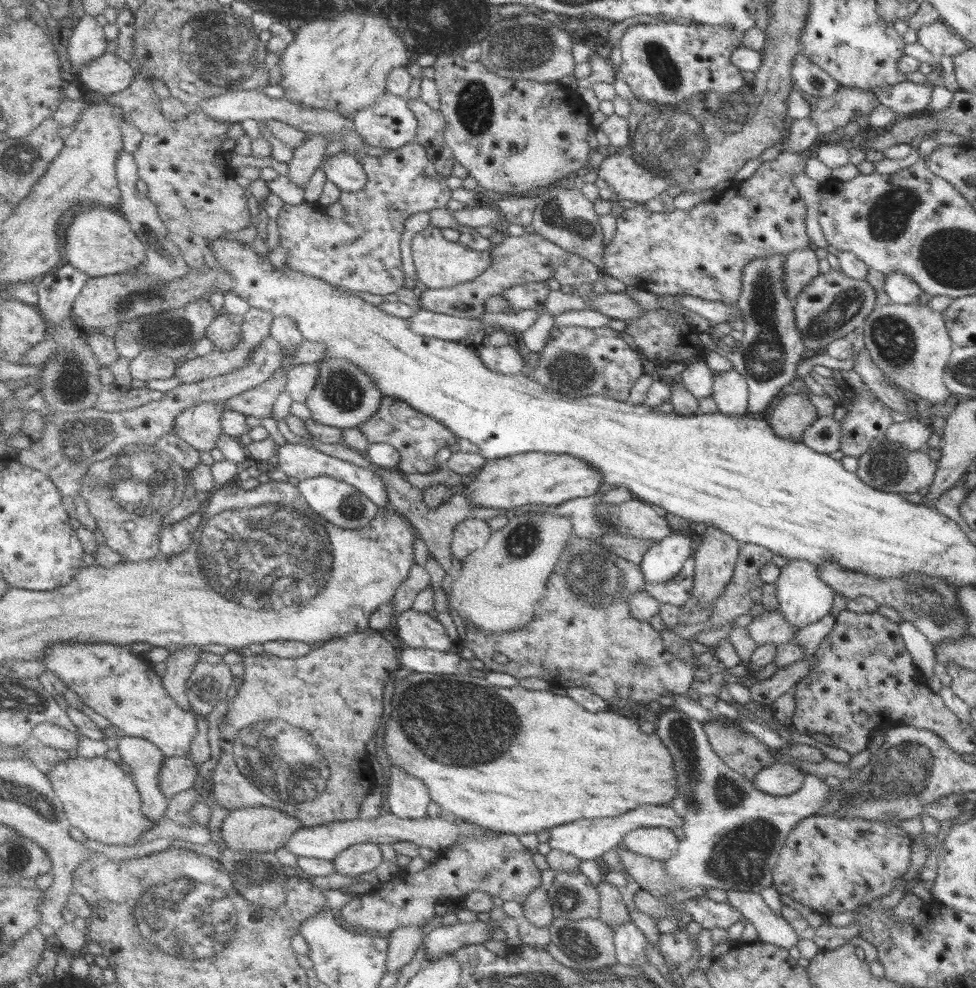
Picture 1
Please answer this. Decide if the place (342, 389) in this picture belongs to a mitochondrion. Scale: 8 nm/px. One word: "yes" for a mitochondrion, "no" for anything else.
yes

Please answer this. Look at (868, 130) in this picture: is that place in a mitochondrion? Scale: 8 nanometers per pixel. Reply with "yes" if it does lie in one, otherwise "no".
no

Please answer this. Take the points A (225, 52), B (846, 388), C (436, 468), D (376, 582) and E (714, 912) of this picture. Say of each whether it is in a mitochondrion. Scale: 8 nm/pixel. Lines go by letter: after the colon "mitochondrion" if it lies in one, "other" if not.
A: mitochondrion
B: other
C: other
D: other
E: other

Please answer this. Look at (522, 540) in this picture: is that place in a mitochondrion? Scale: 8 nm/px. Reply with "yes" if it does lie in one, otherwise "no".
yes

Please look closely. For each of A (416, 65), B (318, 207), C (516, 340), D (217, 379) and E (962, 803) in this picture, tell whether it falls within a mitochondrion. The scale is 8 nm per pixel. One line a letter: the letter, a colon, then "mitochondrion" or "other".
A: other
B: other
C: other
D: other
E: other

